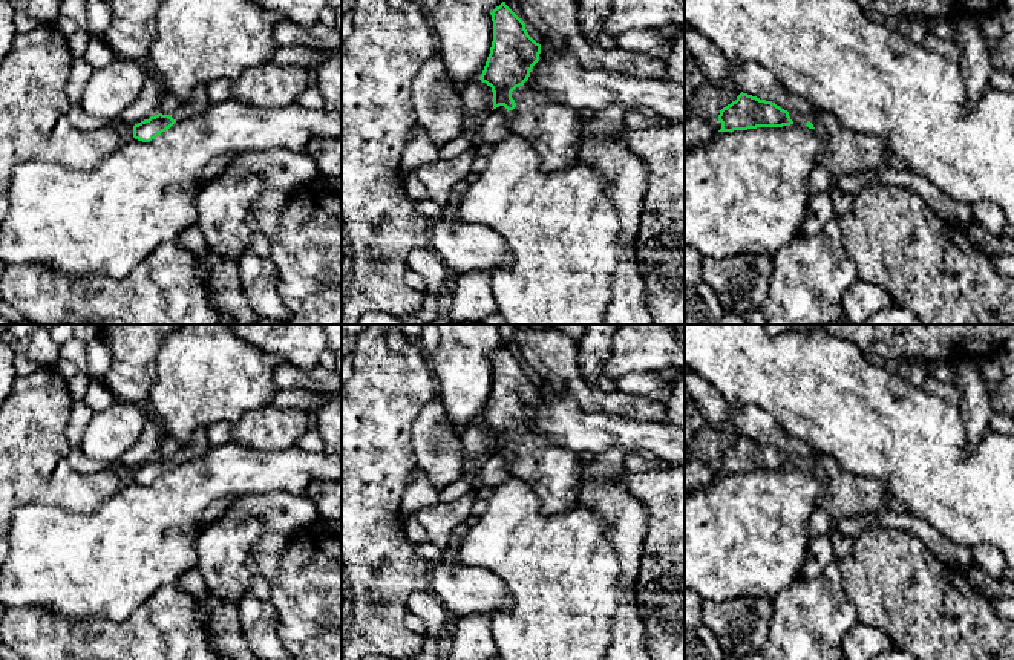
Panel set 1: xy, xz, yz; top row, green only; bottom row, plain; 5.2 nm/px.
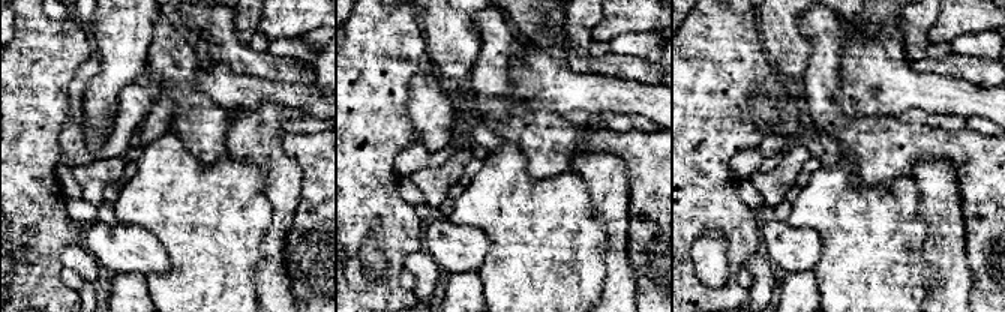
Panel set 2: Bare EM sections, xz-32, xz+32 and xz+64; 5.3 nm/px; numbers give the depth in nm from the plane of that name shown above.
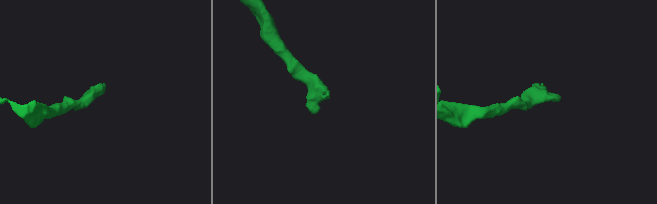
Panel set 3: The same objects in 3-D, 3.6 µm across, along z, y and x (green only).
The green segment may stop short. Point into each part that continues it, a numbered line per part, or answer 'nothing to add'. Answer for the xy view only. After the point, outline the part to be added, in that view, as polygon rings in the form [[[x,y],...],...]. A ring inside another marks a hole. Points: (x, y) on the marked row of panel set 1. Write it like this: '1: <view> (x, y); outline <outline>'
1: xy (199, 101); outline [[[199,84],[191,98],[185,103],[181,103],[181,106],[172,113],[172,118],[176,121],[191,118],[196,115],[204,113],[210,106],[211,100],[208,96],[207,84]]]

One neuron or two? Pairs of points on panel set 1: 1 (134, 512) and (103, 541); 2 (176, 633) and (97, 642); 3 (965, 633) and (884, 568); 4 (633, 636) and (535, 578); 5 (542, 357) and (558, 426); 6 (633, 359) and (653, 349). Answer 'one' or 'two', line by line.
1: one
2: one
3: one
4: two
5: two
6: one

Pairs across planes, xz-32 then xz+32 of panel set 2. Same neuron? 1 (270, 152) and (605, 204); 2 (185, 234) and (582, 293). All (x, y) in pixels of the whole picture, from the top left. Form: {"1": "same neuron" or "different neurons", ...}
{"1": "same neuron", "2": "same neuron"}

